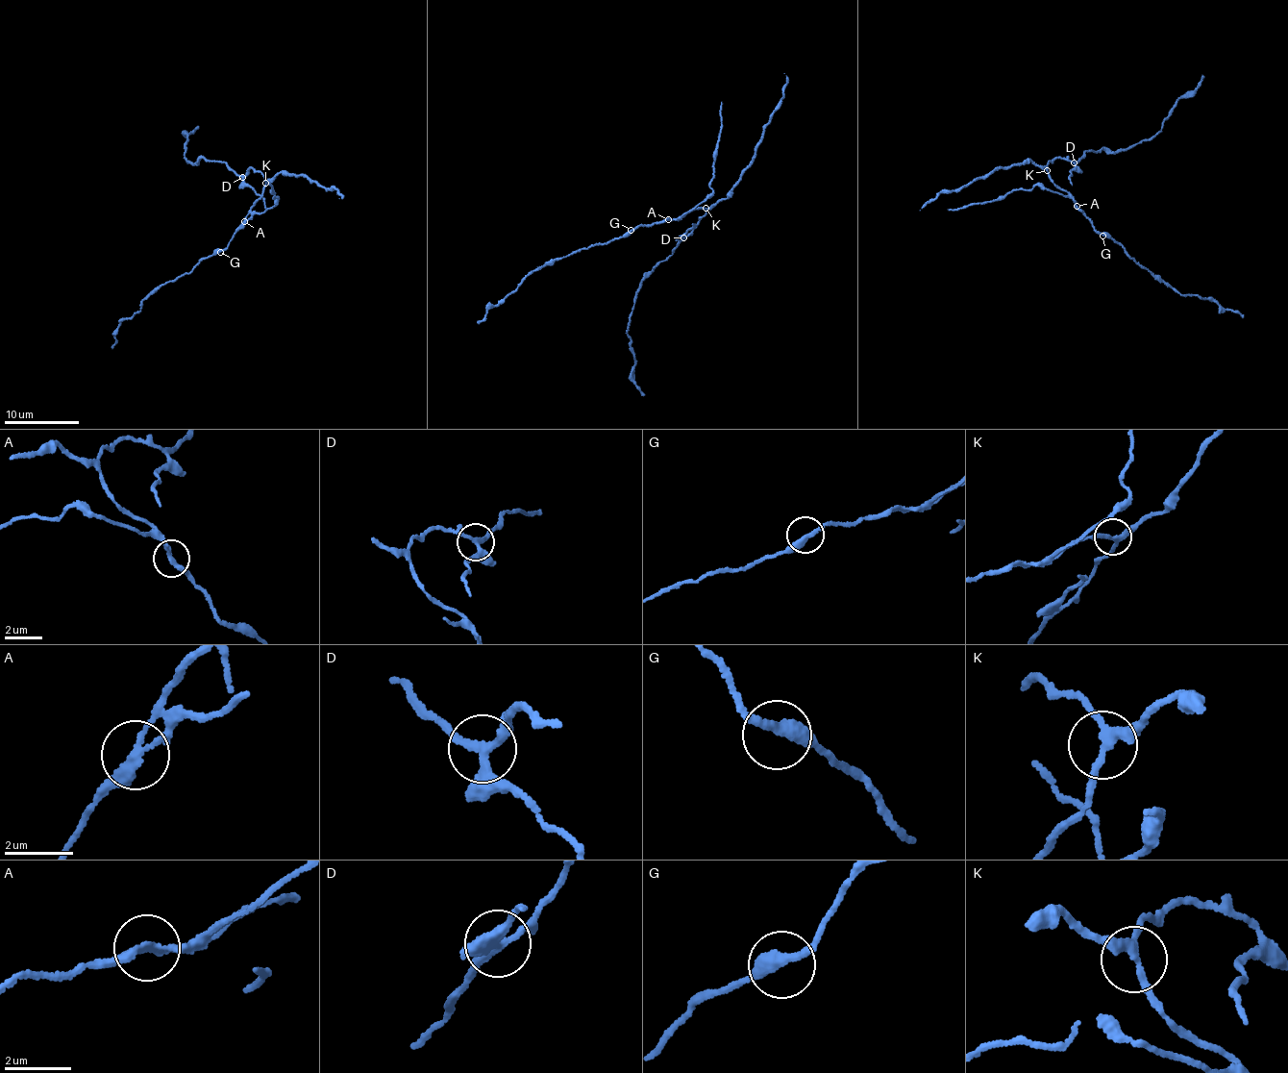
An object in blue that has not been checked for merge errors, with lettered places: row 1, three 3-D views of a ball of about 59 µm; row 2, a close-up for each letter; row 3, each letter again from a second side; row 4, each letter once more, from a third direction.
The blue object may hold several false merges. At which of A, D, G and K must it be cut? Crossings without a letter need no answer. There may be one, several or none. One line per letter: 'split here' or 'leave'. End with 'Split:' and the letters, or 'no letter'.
A: split here
D: split here
G: leave
K: leave
Split: A, D

